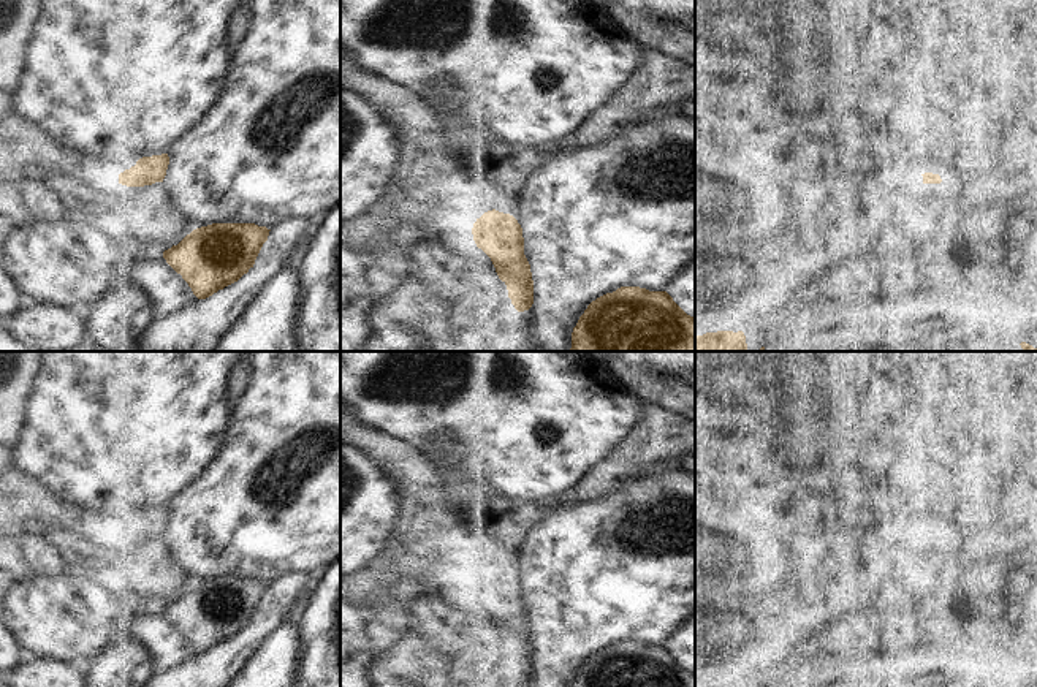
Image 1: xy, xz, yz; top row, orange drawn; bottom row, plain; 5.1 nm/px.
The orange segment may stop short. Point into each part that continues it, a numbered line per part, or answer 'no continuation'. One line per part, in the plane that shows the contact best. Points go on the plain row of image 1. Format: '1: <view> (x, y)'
1: xz (426, 550)

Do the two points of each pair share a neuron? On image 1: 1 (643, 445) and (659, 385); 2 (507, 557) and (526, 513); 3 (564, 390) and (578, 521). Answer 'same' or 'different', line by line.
1: different
2: same
3: different

